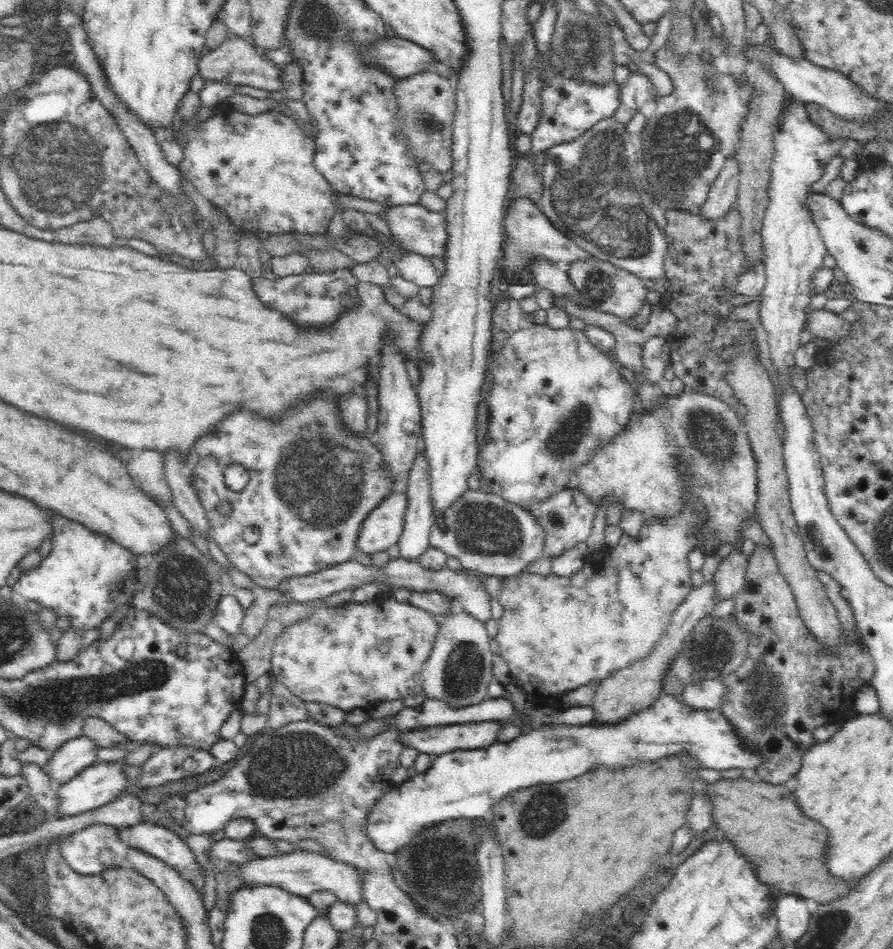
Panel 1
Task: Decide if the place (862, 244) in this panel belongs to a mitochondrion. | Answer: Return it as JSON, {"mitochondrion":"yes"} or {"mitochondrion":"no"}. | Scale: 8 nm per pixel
{"mitochondrion":"yes"}

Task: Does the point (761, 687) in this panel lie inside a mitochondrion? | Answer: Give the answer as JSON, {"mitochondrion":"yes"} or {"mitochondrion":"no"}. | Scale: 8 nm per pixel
{"mitochondrion":"yes"}

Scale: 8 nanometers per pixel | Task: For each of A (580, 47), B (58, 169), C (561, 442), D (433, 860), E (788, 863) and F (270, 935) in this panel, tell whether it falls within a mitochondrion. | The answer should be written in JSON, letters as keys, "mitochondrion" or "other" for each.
{"A":"mitochondrion","B":"mitochondrion","C":"mitochondrion","D":"mitochondrion","E":"other","F":"mitochondrion"}

